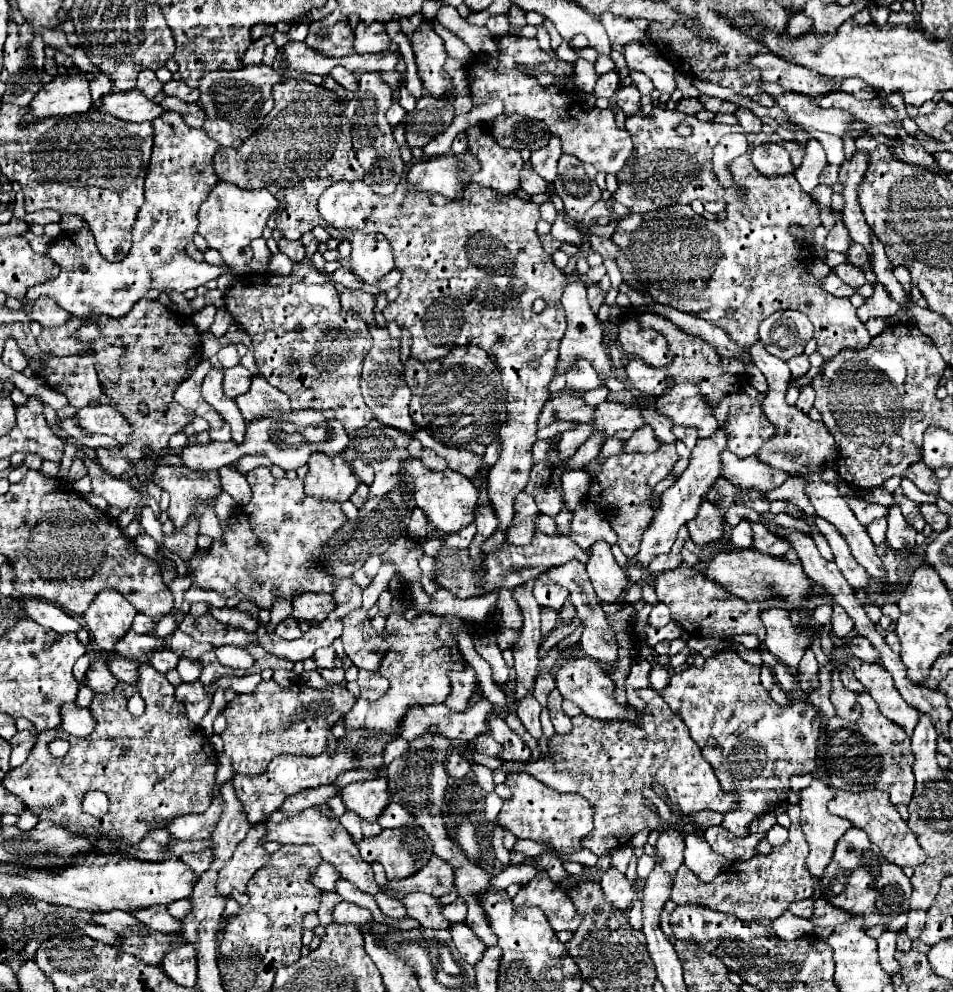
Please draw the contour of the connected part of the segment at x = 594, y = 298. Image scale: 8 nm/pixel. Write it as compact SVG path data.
M595 283L595 285L591 285L589 289L587 289L587 293L589 293L589 303L591 303L591 309L593 309L593 313L597 313L599 311L599 307L603 305L603 289L599 287L599 283Z

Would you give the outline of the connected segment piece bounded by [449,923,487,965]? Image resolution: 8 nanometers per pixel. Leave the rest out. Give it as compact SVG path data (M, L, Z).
M455 923L449 927L453 933L453 943L459 951L459 955L469 963L469 965L477 965L477 961L481 961L487 945L469 929L469 925L465 923Z

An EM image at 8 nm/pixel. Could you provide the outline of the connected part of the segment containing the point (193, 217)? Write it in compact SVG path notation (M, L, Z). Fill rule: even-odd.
M163 113L153 121L155 145L151 165L145 177L145 203L137 213L133 227L133 247L125 261L109 263L97 251L93 235L87 227L77 233L61 233L51 241L47 255L59 263L61 273L57 279L33 287L39 295L55 299L65 311L77 317L125 317L129 309L141 301L157 301L159 295L187 289L197 289L207 281L229 273L206 262L193 261L185 245L197 233L197 209L209 195L209 189L219 181L213 169L213 155L219 143L213 141L203 129L189 127L179 113Z

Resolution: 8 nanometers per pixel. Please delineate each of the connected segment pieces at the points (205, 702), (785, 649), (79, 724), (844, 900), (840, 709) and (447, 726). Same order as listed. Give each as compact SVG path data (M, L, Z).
M181 683L177 687L177 699L185 703L187 707L187 717L191 723L199 725L203 715L209 711L211 705L211 693L205 689L205 685L201 683Z
M767 609L761 613L761 621L767 629L765 647L789 669L797 669L801 657L811 645L813 627L797 627L789 611L785 609Z
M77 703L63 705L61 717L63 717L61 729L73 737L87 737L95 729L93 713L89 713L89 707L79 707Z
M849 829L837 843L835 855L825 869L823 893L835 905L851 915L869 915L869 913L903 913L909 907L911 897L909 877L901 867L885 861L879 849L869 843L867 835L859 829Z
M835 669L831 673L831 681L833 681L833 689L831 689L831 703L837 709L837 715L847 719L847 721L857 721L861 715L861 707L857 703L857 693L849 691L843 687L841 679L839 679L839 669Z
M481 697L477 705L467 709L465 713L457 713L447 709L443 703L431 707L413 707L405 715L399 735L407 741L417 739L423 731L439 731L449 739L459 741L473 741L477 735L489 731L489 717L493 713L493 705Z

